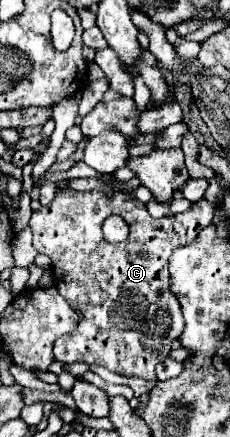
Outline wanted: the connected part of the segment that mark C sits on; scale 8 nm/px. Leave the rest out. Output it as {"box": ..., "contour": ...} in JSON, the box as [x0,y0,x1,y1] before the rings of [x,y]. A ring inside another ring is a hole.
{"box":[30,189,214,381],"contour":[[[60,189],[48,207],[34,211],[30,217],[34,247],[38,253],[46,253],[52,259],[52,277],[56,289],[60,289],[60,295],[72,305],[72,309],[76,309],[76,313],[80,313],[80,325],[70,335],[64,335],[60,341],[56,341],[54,357],[62,363],[98,363],[126,377],[156,381],[154,367],[168,357],[172,339],[178,339],[184,331],[180,301],[170,291],[170,255],[174,249],[192,243],[200,229],[212,225],[214,209],[214,205],[202,199],[190,211],[154,219],[150,217],[146,203],[130,193],[112,193],[106,197],[100,191],[80,193],[74,189]],[[114,213],[124,217],[130,225],[130,235],[124,243],[108,243],[102,237],[102,221]]]}

